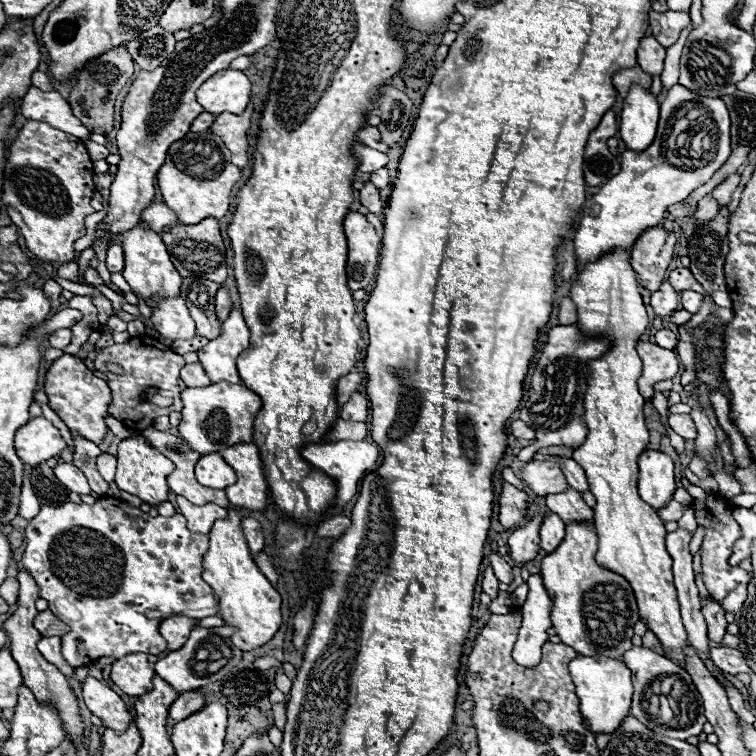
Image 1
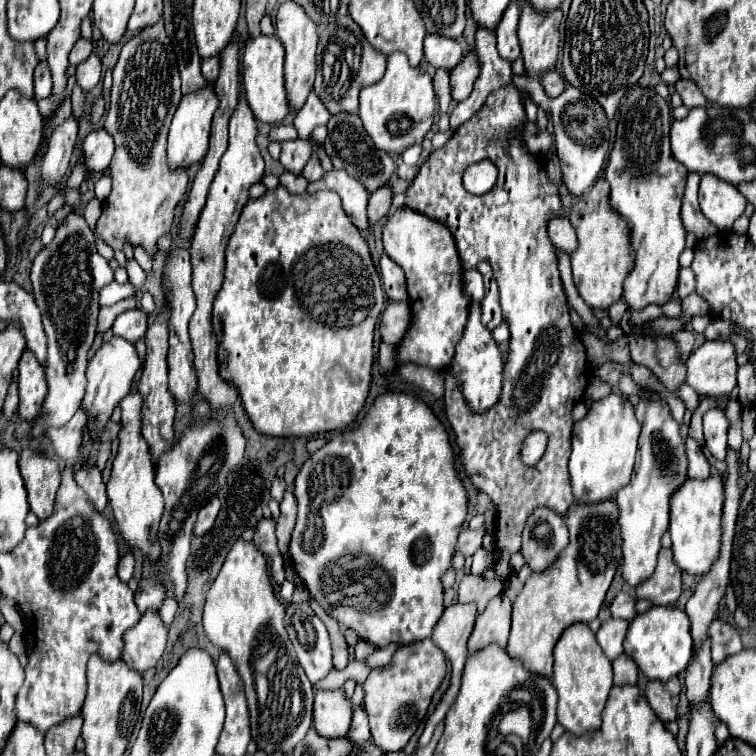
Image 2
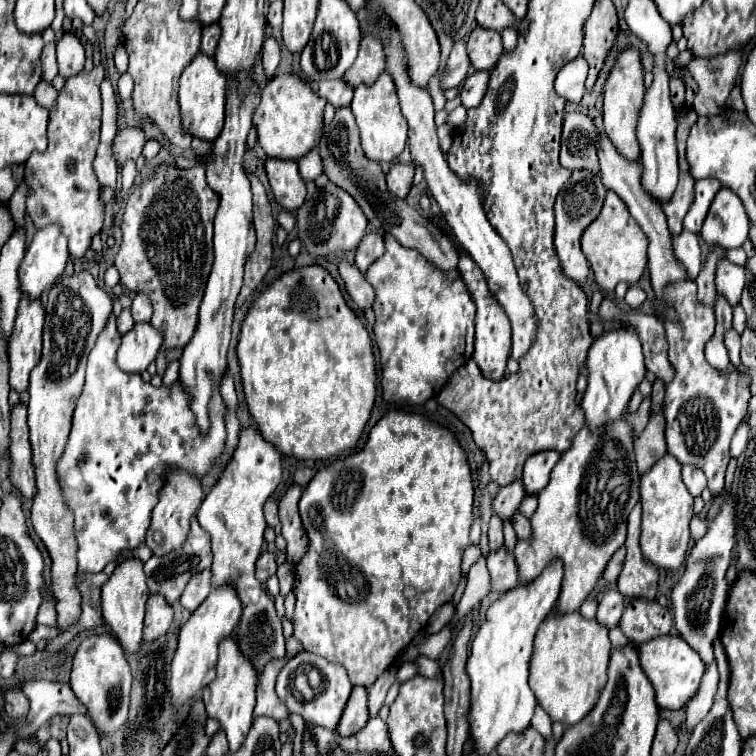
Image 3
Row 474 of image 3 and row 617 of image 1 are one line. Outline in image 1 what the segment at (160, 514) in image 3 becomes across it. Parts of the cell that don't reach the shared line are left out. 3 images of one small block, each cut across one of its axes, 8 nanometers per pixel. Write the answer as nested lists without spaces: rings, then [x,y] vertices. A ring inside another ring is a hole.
[[[172,616],[162,620],[160,624],[160,634],[166,638],[168,642],[168,650],[176,650],[182,648],[192,632],[192,628],[196,626],[196,618],[188,618],[188,616]]]

